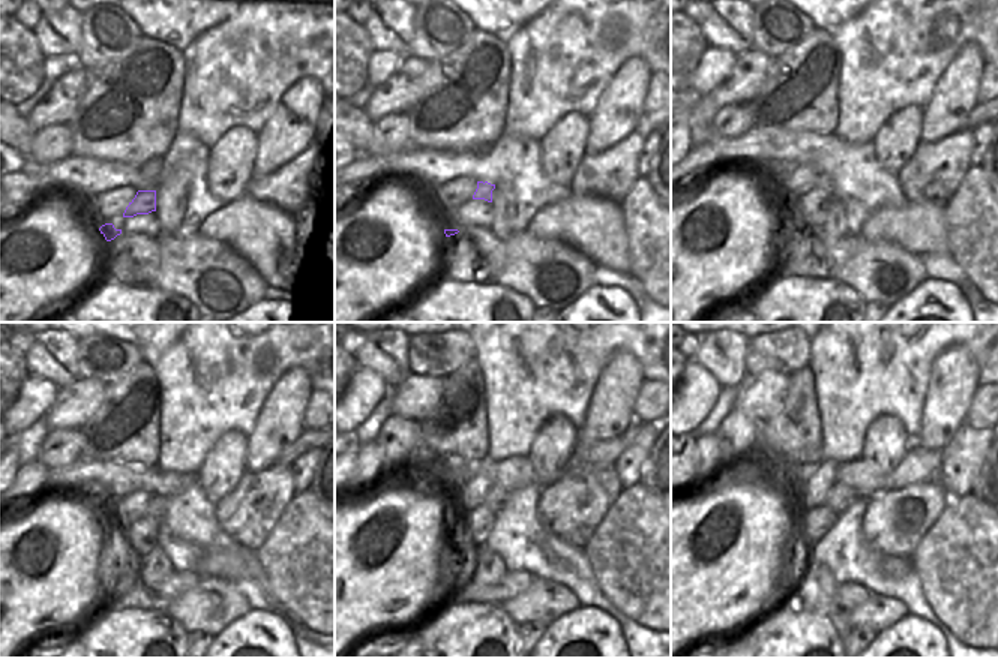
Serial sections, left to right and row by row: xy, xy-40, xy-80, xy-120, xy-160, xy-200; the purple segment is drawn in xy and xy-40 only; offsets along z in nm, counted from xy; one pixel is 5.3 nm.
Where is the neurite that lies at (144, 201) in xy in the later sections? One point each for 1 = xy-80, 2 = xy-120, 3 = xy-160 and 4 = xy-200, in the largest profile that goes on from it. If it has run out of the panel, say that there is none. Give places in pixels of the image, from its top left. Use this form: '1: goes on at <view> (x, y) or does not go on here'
1: goes on at xy-80 (824, 182)
2: goes on at xy-120 (158, 505)
3: goes on at xy-160 (497, 496)
4: goes on at xy-200 (839, 498)

